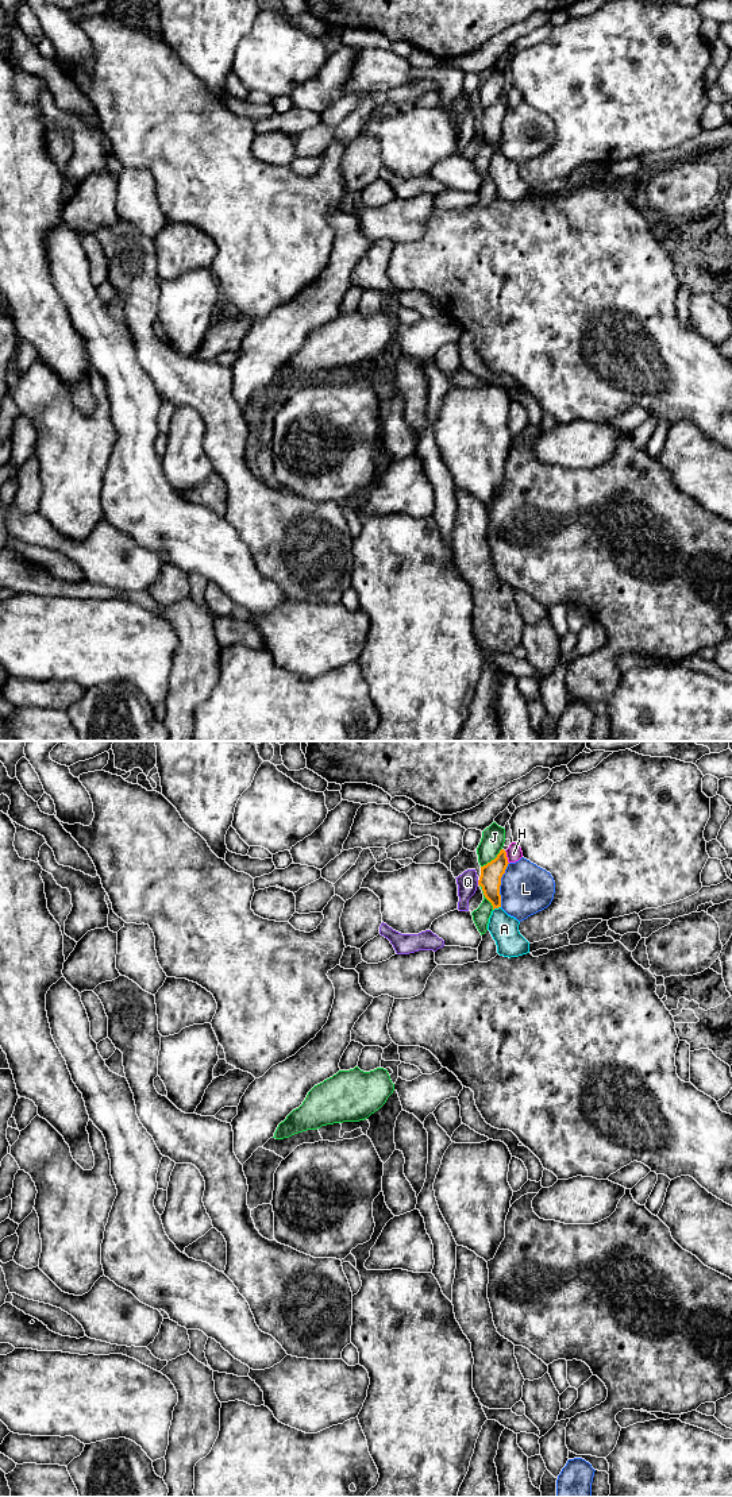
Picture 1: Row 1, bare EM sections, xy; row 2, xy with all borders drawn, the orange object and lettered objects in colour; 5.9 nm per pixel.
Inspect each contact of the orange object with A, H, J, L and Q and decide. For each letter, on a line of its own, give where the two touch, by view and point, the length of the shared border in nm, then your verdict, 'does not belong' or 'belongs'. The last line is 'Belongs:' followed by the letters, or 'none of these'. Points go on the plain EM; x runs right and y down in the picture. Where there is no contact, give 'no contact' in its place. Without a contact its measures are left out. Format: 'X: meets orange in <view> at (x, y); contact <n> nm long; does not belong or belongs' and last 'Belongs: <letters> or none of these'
A: meets orange in xy at (496, 151); contact 50 nm long; does not belong
H: meets orange in xy at (507, 101); contact 80 nm long; does not belong
J: meets orange in xy at (492, 104); contact 170 nm long; does not belong
L: meets orange in xy at (500, 128); contact 280 nm long; does not belong
Q: meets orange in xy at (478, 127); contact 30 nm long; does not belong
Belongs: none of these

